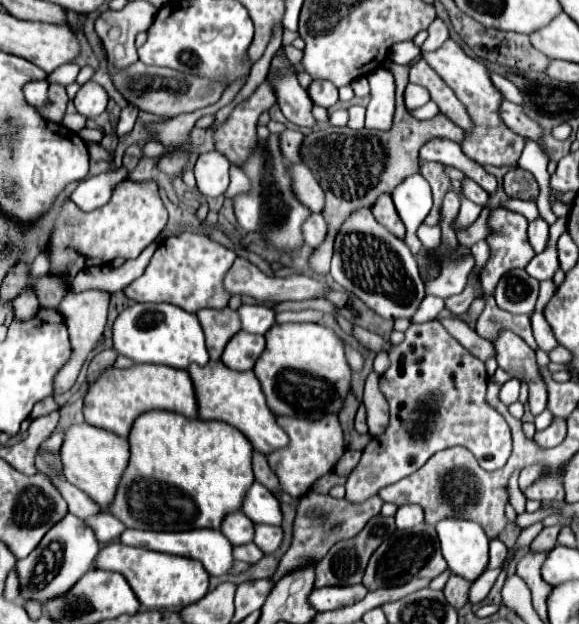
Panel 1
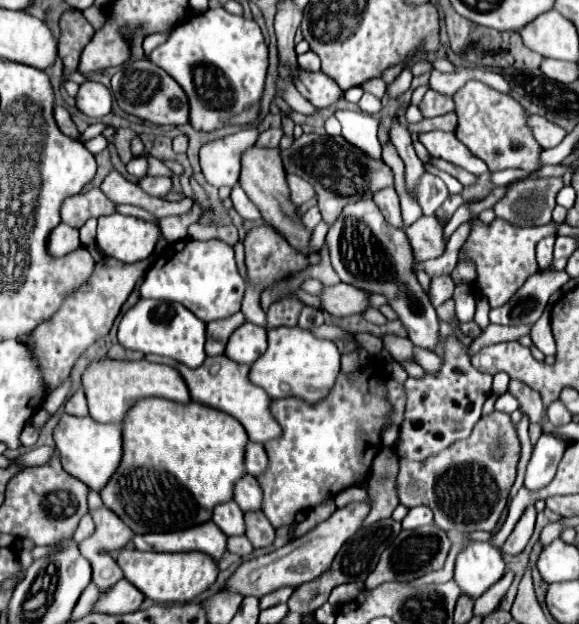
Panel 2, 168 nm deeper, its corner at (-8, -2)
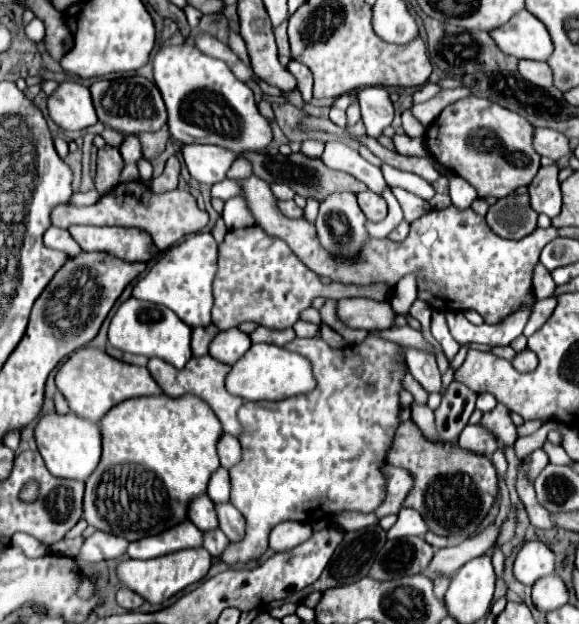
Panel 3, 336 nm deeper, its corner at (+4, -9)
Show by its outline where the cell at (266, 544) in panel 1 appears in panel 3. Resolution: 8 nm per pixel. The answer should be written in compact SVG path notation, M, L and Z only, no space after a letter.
M216 504L216 516L220 522L220 530L228 536L228 540L238 542L244 538L246 520L232 504Z

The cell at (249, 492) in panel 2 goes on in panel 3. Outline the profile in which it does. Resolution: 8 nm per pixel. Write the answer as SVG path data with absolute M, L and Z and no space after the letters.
M220 466L220 470L216 470L216 474L212 474L212 480L208 482L208 490L206 494L210 496L212 502L228 502L230 498L230 476L228 470L224 470Z

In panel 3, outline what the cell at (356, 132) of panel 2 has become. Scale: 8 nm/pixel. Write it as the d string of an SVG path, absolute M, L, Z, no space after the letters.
M330 140L326 142L326 150L322 154L322 162L332 168L332 170L342 170L352 174L354 178L358 178L360 182L364 182L372 192L382 194L386 180L380 172L380 168L372 166L370 162L366 162L354 146L342 142L342 140Z

